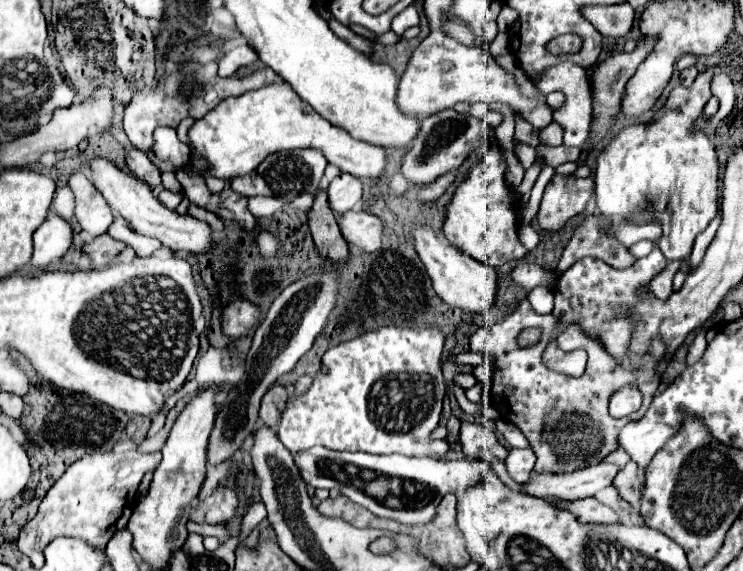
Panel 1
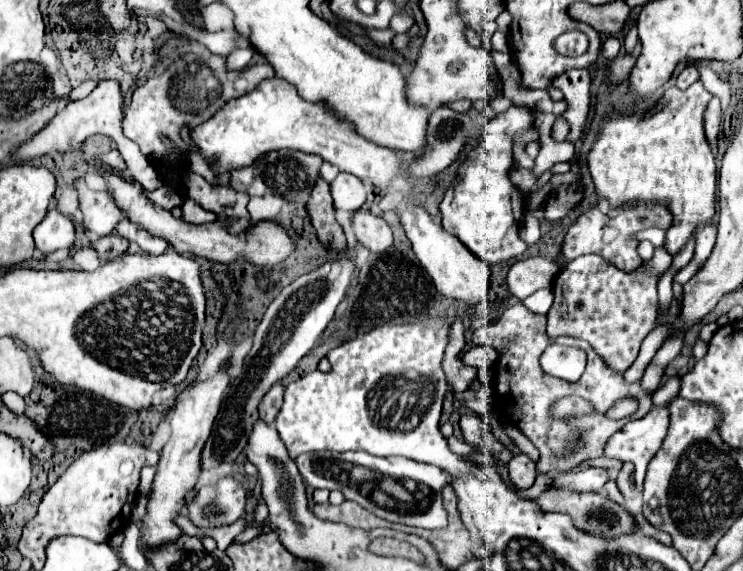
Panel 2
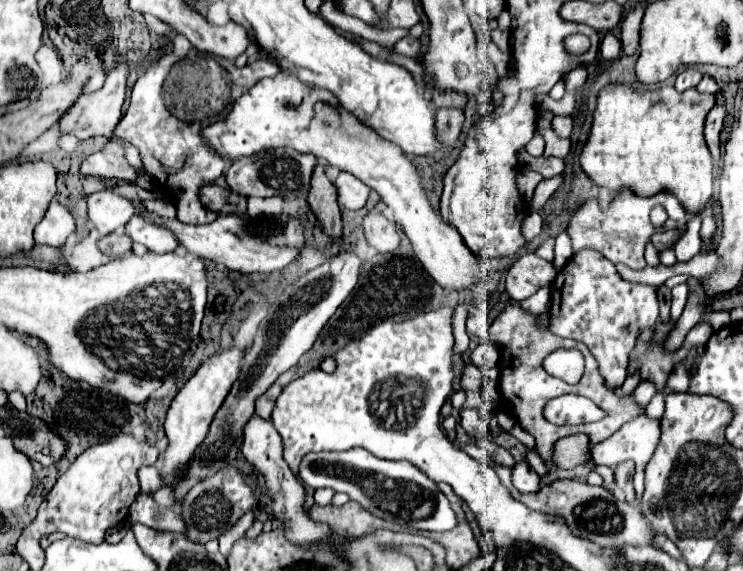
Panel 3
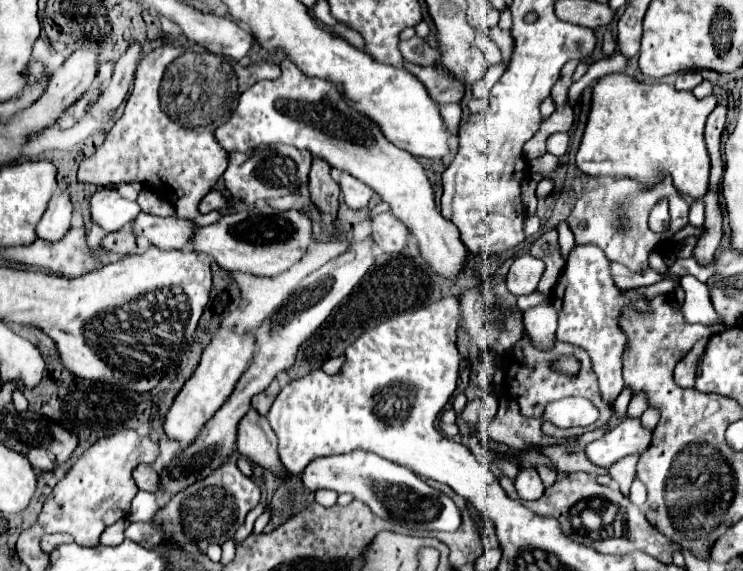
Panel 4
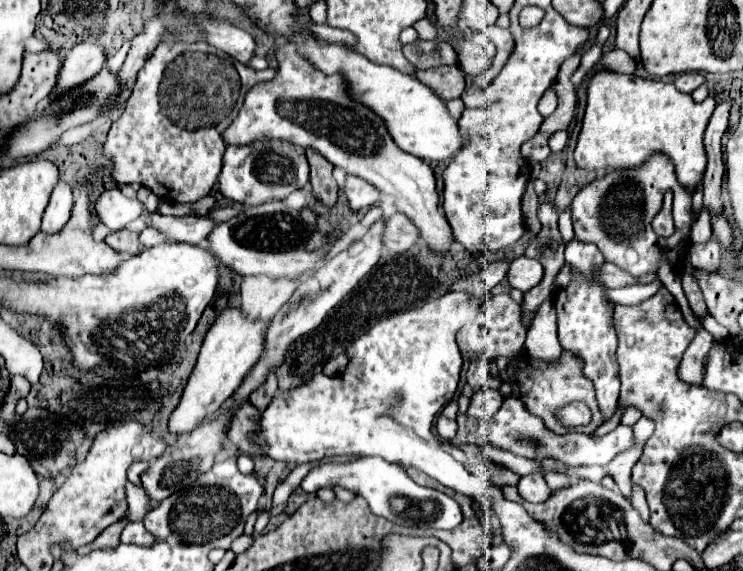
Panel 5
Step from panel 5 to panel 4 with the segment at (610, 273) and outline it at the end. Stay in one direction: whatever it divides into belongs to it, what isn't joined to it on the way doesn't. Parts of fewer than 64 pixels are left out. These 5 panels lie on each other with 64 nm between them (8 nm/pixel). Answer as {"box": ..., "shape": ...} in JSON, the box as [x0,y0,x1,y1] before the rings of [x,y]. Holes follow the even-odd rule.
{"box":[612,264,664,288],"shape":[[[612,264],[612,276],[618,286],[624,288],[640,288],[640,286],[650,286],[660,282],[664,276],[652,268],[646,268],[644,272],[632,272],[624,268],[622,264]]]}

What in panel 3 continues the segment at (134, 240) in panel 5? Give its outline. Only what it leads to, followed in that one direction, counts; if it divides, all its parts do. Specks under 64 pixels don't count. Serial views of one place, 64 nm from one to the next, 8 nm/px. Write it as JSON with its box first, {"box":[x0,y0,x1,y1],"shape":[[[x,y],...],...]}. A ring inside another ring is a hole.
{"box":[98,230,132,256],"shape":[[[116,230],[108,236],[104,236],[100,242],[98,242],[98,248],[102,254],[108,254],[108,256],[122,256],[126,252],[130,252],[132,248],[132,240],[122,232],[122,230]]]}

